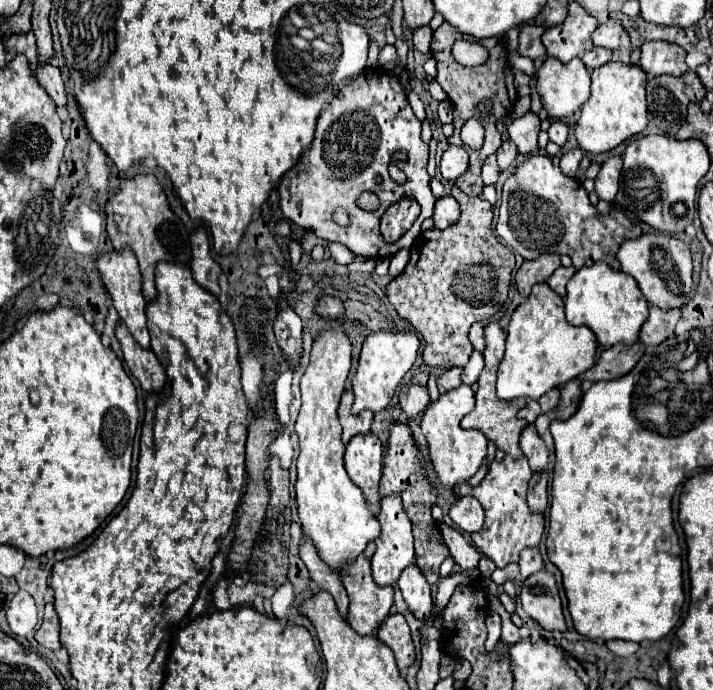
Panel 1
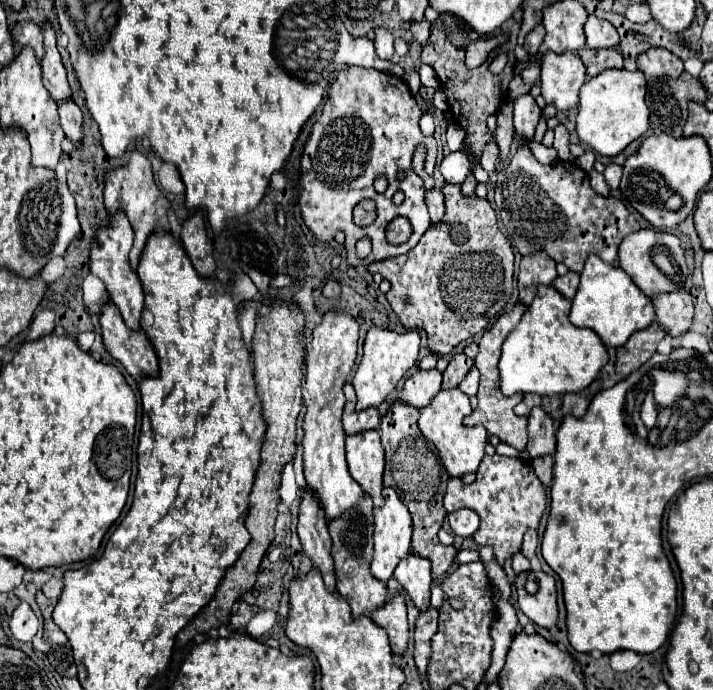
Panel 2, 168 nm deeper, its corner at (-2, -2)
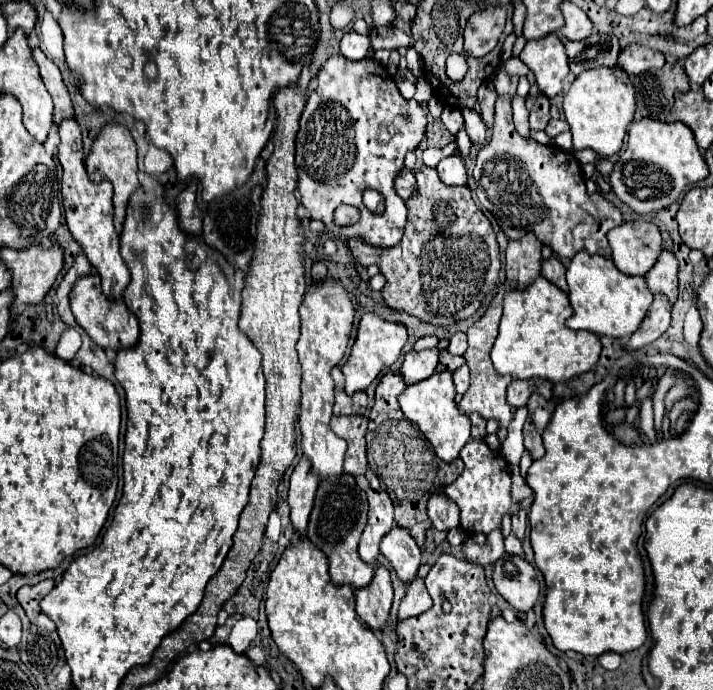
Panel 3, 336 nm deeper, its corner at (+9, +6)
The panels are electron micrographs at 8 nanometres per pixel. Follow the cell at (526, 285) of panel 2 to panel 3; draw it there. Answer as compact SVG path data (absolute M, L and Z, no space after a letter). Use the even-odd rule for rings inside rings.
M526 234L520 240L510 240L506 248L506 278L518 290L524 290L536 276L540 276L540 240L534 234Z

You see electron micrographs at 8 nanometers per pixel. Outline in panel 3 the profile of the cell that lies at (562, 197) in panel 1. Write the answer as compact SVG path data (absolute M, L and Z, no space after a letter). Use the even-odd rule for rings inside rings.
M498 96L496 100L492 138L476 156L474 180L480 204L492 212L510 240L534 232L536 238L560 258L574 258L580 250L592 256L610 256L606 234L622 224L622 214L598 192L586 198L582 170L572 152L554 144L538 144L516 132L508 96Z

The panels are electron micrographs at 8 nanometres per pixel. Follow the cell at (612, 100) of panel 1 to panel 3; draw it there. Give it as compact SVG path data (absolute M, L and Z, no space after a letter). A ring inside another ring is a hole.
M590 68L572 82L570 90L564 94L562 106L574 138L574 150L592 148L598 156L606 158L618 154L624 144L628 126L634 120L636 92L622 68Z

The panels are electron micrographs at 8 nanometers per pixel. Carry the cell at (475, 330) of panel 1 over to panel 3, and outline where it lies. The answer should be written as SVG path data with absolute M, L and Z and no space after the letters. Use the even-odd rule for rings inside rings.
M456 332L452 338L450 338L450 346L448 346L448 352L450 354L464 354L466 352L466 334L464 332Z

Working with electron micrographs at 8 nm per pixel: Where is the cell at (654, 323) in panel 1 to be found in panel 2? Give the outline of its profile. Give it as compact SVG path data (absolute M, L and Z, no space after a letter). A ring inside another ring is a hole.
M679 290L673 294L661 294L653 298L655 316L659 326L671 336L681 336L689 330L693 318L693 302L689 292Z

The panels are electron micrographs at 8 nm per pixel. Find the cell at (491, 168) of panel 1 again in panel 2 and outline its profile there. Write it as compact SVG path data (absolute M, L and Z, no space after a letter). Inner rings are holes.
M489 142L487 148L483 150L483 156L481 156L481 168L491 174L497 166L497 158L499 158L499 148L495 142Z

